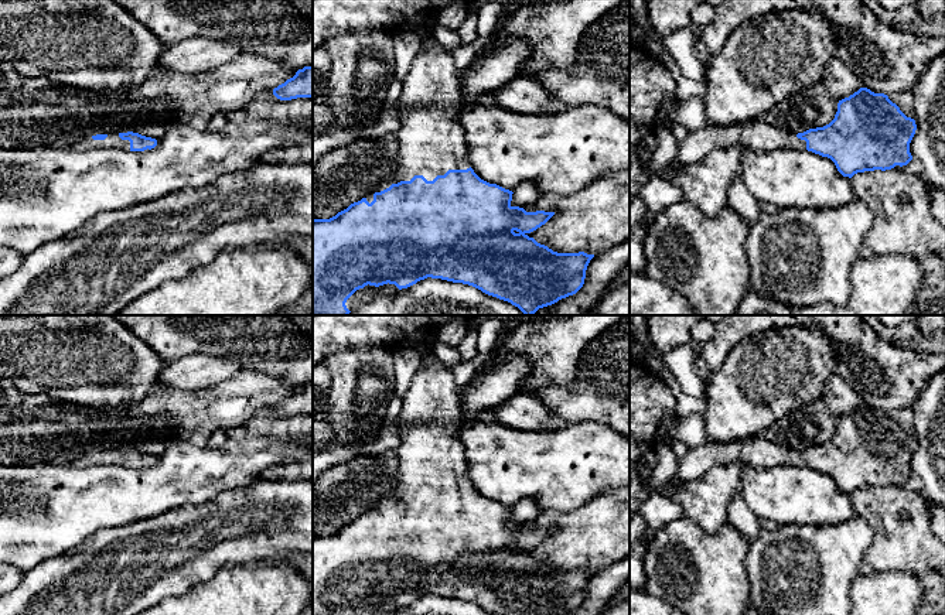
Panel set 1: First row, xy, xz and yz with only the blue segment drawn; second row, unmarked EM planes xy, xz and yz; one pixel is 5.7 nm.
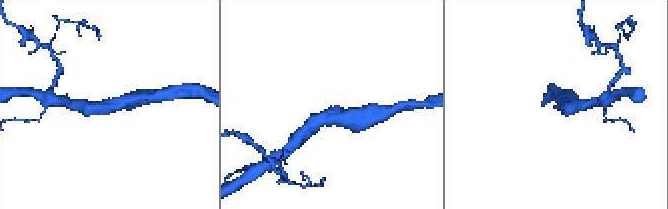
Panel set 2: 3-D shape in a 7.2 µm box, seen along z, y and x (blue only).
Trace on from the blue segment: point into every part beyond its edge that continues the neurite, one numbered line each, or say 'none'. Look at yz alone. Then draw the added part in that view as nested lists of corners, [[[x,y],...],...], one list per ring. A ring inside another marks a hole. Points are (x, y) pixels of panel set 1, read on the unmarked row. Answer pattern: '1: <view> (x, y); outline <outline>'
1: yz (756, 451); outline [[[760,435],[731,443],[706,441],[678,458],[678,472],[668,481],[679,485],[700,479],[709,469],[730,462],[741,462],[755,468],[767,467],[806,467],[806,458],[782,443],[771,443]]]

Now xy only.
1: xy (112, 457); outline [[[109,450],[105,457],[93,457],[86,454],[74,462],[76,467],[98,467],[98,465],[120,465],[130,467],[130,458],[122,457],[119,450]]]

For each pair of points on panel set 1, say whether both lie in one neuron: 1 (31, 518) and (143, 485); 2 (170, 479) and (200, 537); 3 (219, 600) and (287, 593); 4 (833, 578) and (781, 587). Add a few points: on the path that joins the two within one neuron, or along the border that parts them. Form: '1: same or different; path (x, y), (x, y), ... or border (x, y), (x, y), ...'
1: same; path (60, 506), (89, 498), (115, 495)
2: different; border (217, 496), (197, 505), (170, 508), (153, 518)
3: same; path (236, 600), (255, 600), (270, 594)
4: same; path (821, 578), (794, 578)

